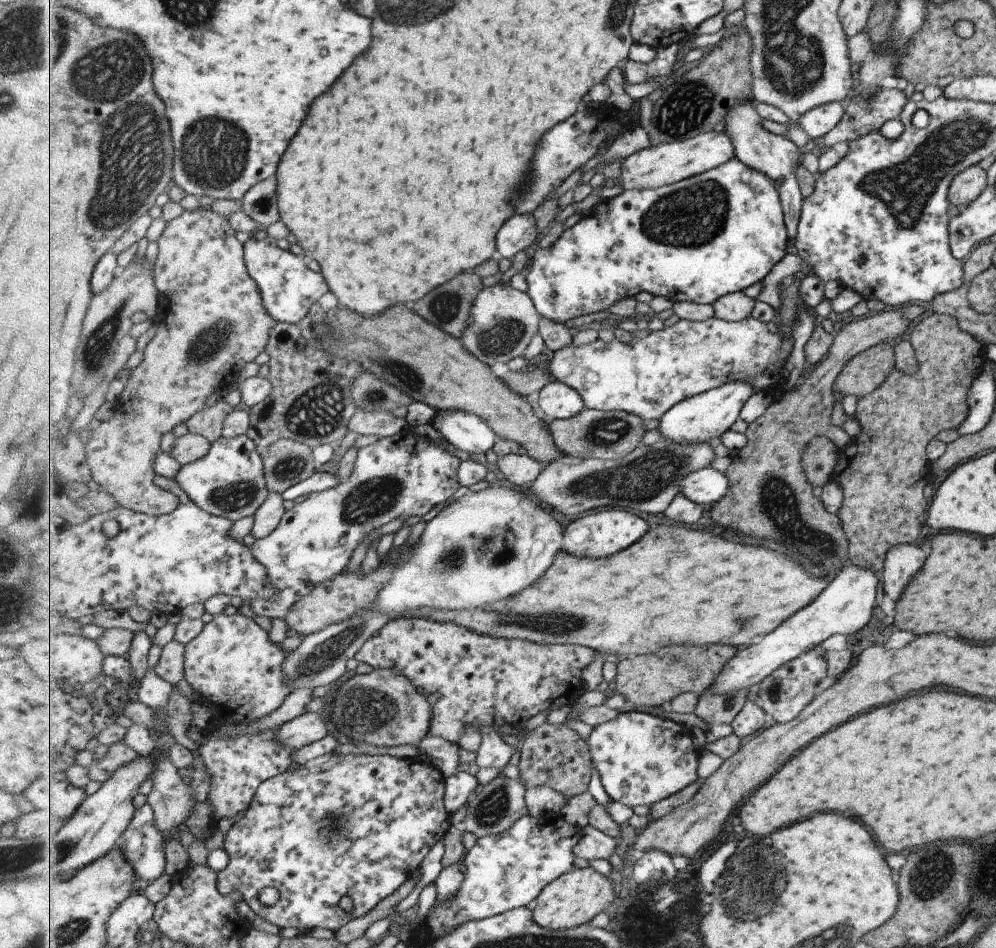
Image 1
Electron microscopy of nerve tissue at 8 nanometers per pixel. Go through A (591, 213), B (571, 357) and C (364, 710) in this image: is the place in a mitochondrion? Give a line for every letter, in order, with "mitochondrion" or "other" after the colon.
A: other
B: other
C: mitochondrion

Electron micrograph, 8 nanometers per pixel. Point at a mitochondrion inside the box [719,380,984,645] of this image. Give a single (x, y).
(777, 501)

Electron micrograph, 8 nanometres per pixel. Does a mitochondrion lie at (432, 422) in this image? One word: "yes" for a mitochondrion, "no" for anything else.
no

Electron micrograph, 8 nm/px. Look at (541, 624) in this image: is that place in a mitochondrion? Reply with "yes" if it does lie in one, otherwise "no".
yes

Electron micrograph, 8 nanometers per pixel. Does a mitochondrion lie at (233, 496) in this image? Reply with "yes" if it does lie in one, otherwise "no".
yes

